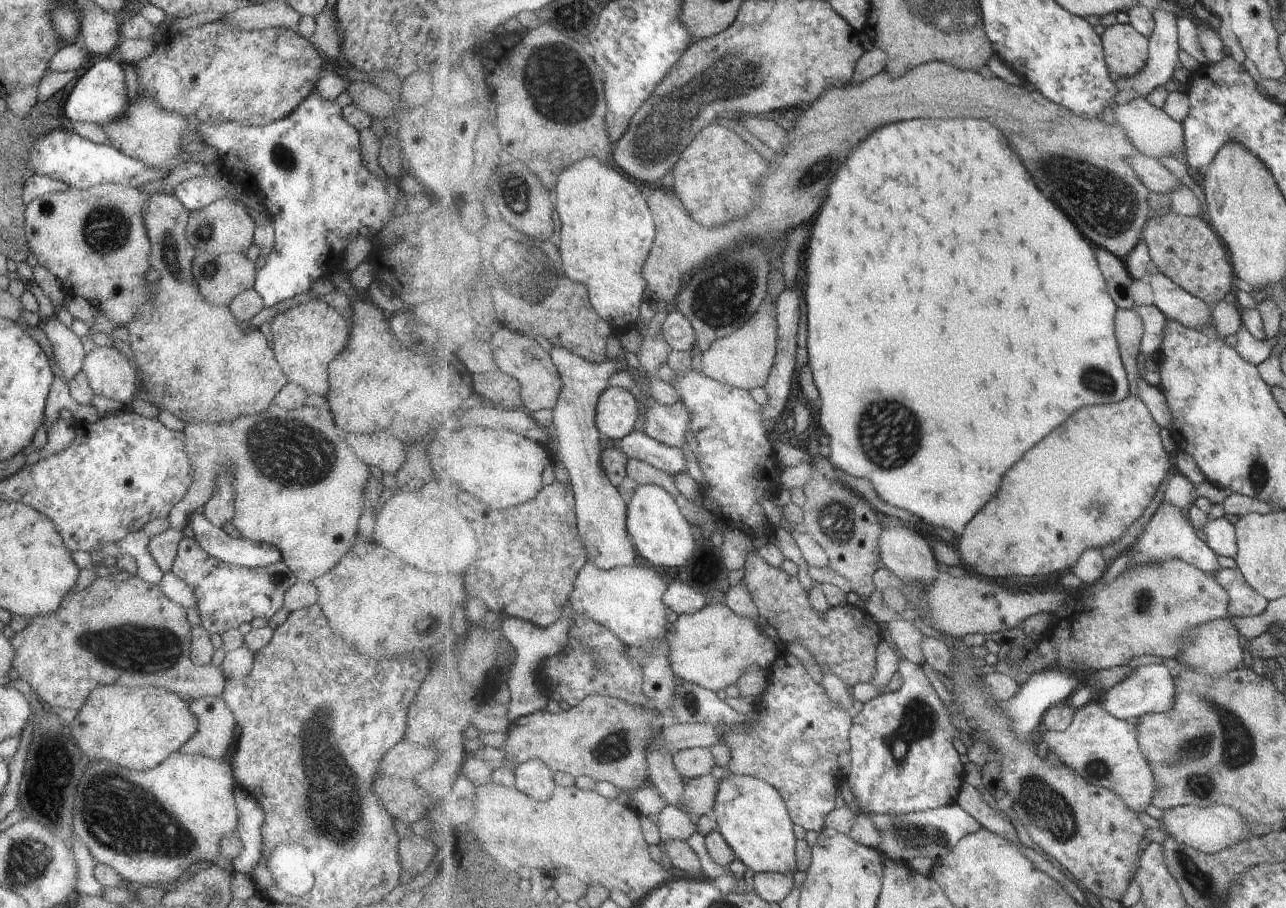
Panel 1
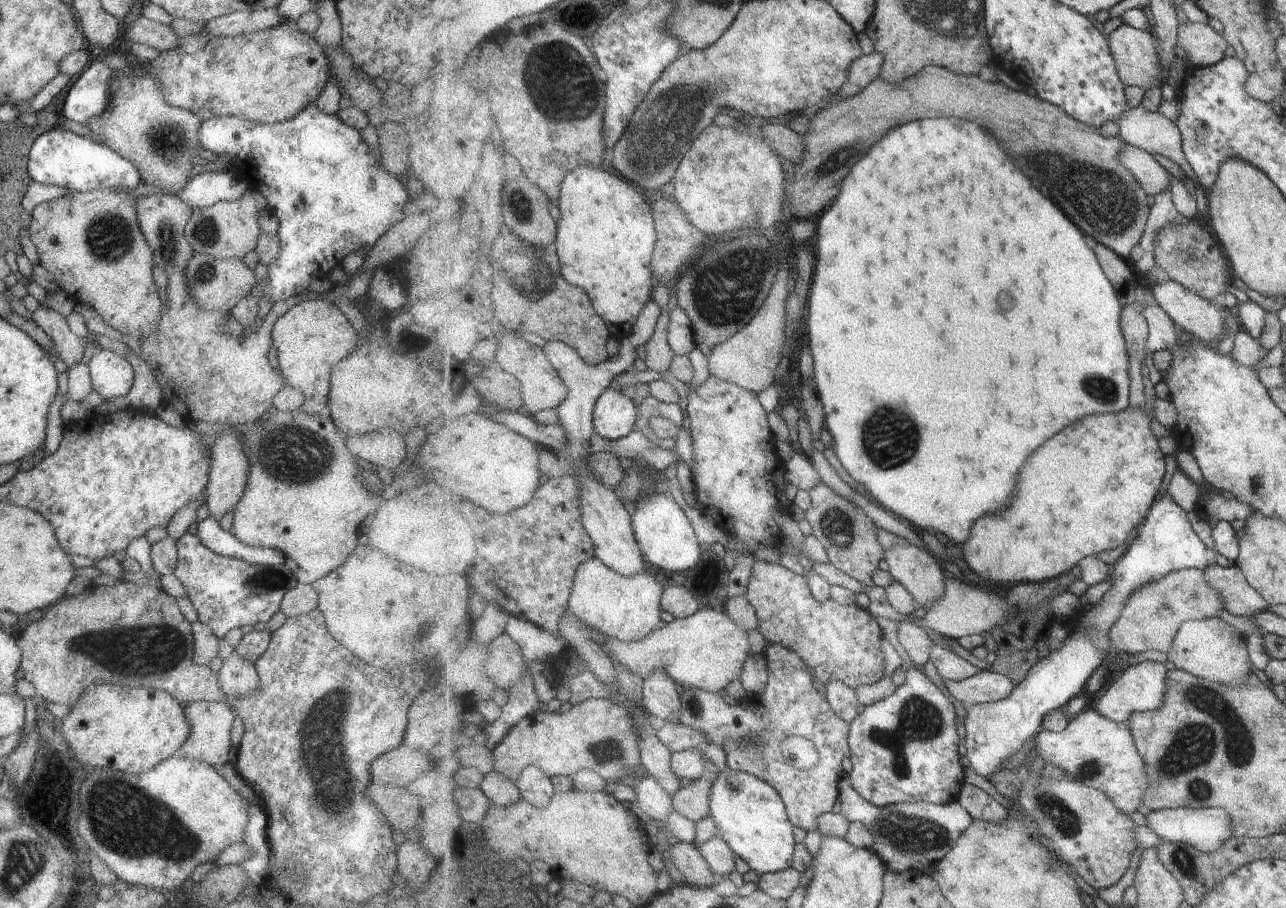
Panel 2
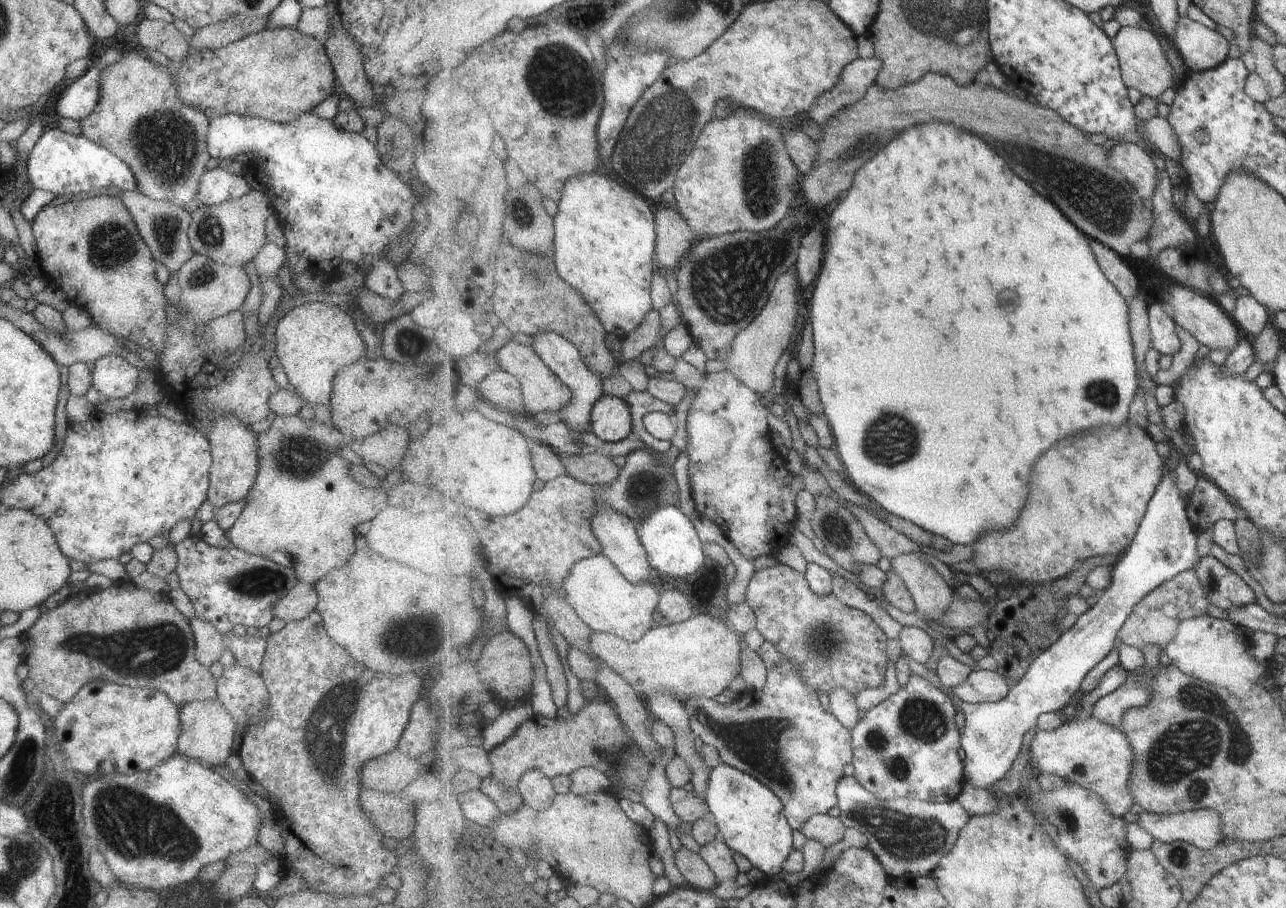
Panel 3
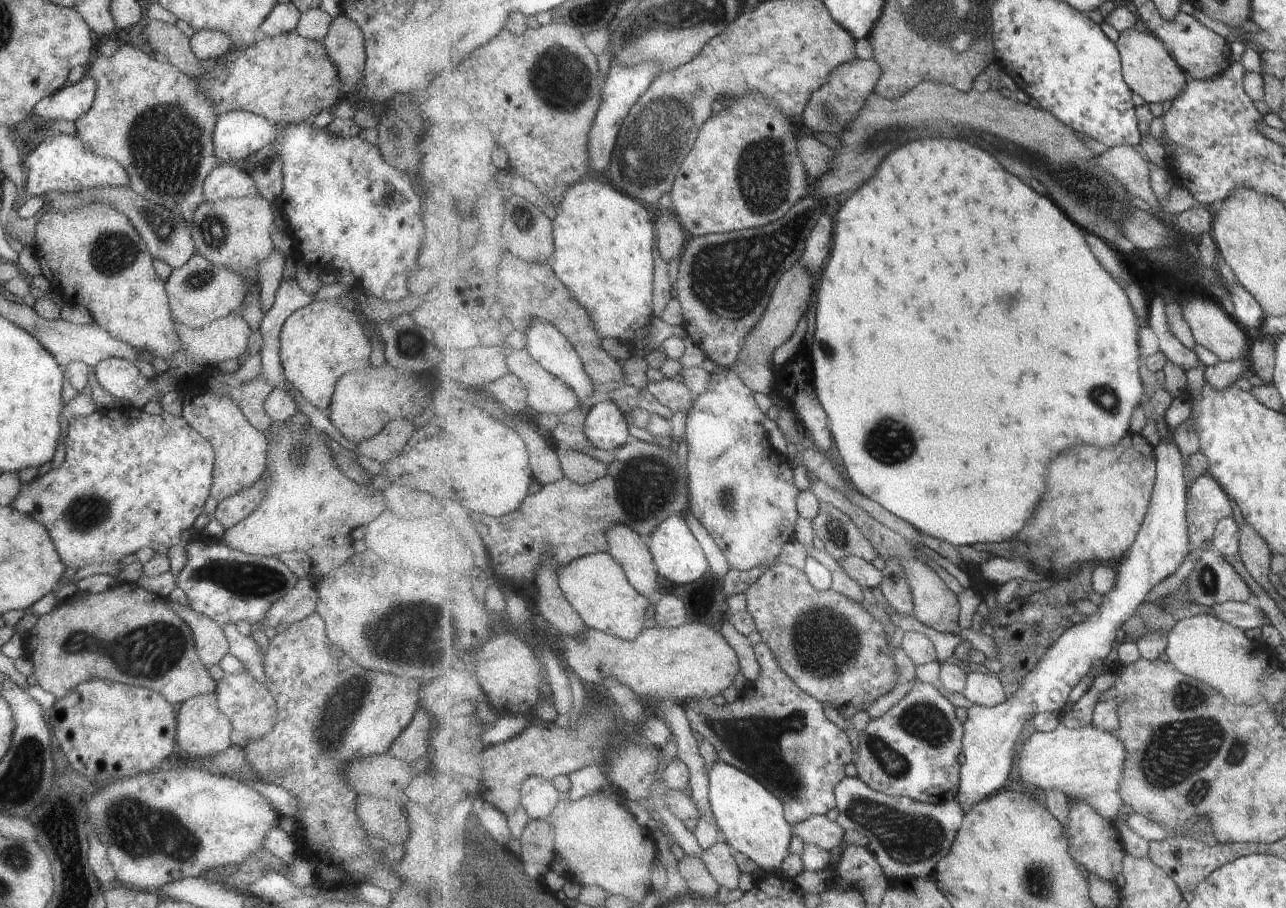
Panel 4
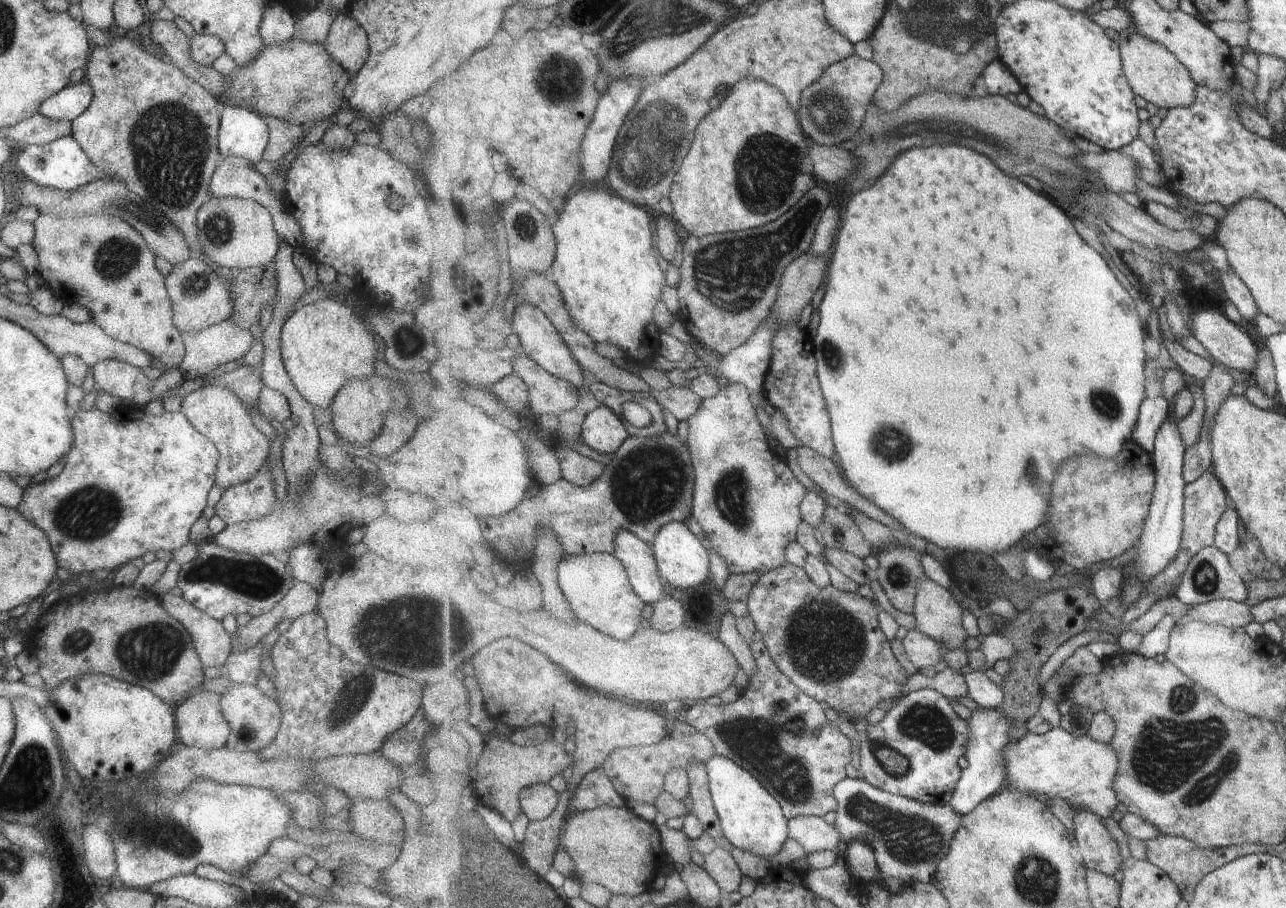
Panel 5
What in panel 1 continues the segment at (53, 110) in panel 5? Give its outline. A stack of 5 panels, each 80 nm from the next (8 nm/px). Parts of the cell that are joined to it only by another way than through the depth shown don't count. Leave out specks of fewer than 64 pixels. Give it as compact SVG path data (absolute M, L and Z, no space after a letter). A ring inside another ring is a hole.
M110 59L95 62L75 82L65 101L65 116L70 121L86 122L99 125L109 120L116 119L124 113L127 104L125 77L119 63Z

